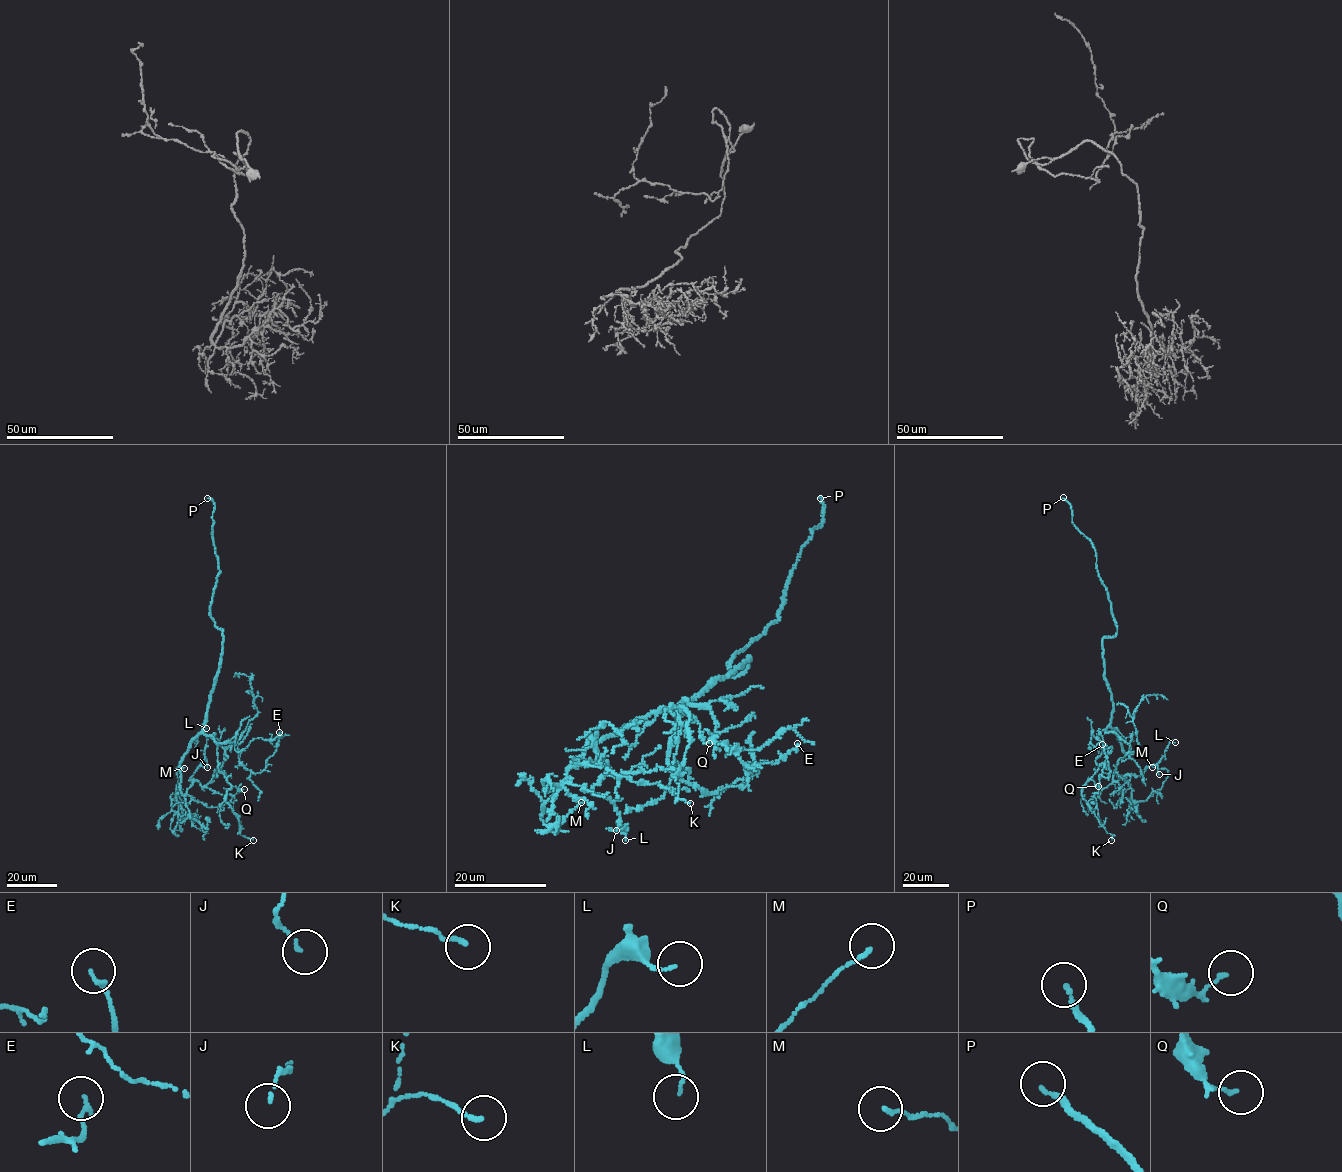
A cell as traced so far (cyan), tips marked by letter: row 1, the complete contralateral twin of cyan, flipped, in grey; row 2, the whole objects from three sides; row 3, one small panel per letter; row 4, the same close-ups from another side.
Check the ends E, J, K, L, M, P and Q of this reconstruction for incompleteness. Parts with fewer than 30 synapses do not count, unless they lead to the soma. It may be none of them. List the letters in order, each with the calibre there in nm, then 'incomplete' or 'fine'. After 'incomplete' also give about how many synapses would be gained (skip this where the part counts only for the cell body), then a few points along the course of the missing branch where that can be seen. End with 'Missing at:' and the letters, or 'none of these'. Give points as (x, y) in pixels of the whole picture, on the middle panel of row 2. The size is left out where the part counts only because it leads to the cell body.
E: calibre 130 nm; fine
J: calibre 90 nm; fine
K: calibre 130 nm; fine
L: calibre 90 nm; fine
M: calibre 130 nm; fine
P: calibre 150 nm; incomplete; 300 synapses
Q: calibre 90 nm; fine
Missing at: P

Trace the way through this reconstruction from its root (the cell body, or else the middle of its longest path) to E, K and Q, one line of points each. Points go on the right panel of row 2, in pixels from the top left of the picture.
E: (1107, 685), (1112, 696), (1112, 717), (1096, 739), (1108, 748), (1101, 773), (1106, 778), (1110, 770), (1102, 744)
K: (1107, 685), (1112, 717), (1097, 735), (1104, 746), (1095, 760), (1098, 769), (1081, 793), (1111, 840)
Q: (1107, 685), (1112, 717), (1106, 729), (1097, 735), (1104, 749), (1095, 760), (1098, 769), (1091, 779), (1098, 786)

